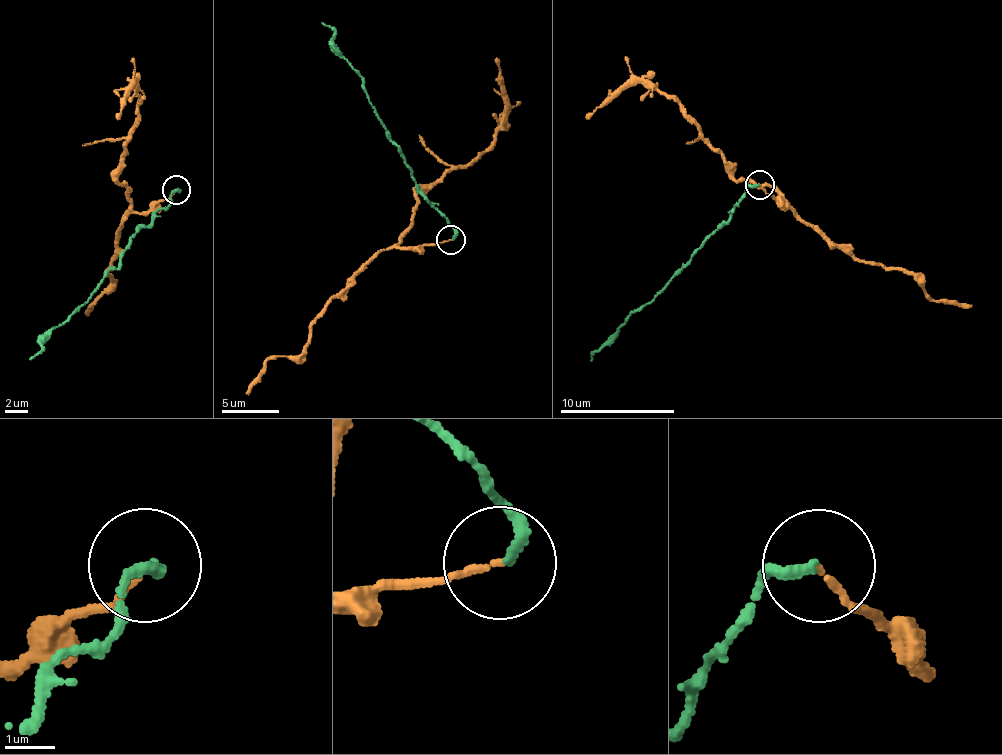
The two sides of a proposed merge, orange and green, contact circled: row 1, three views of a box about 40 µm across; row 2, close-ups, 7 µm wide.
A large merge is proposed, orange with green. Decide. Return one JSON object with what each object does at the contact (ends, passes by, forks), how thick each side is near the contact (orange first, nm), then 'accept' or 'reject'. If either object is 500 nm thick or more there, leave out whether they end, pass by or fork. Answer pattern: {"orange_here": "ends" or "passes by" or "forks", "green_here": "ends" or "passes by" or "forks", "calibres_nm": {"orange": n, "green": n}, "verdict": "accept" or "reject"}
{"orange_here": "ends", "green_here": "ends", "calibres_nm": {"orange": 140, "green": 220}, "verdict": "reject"}

